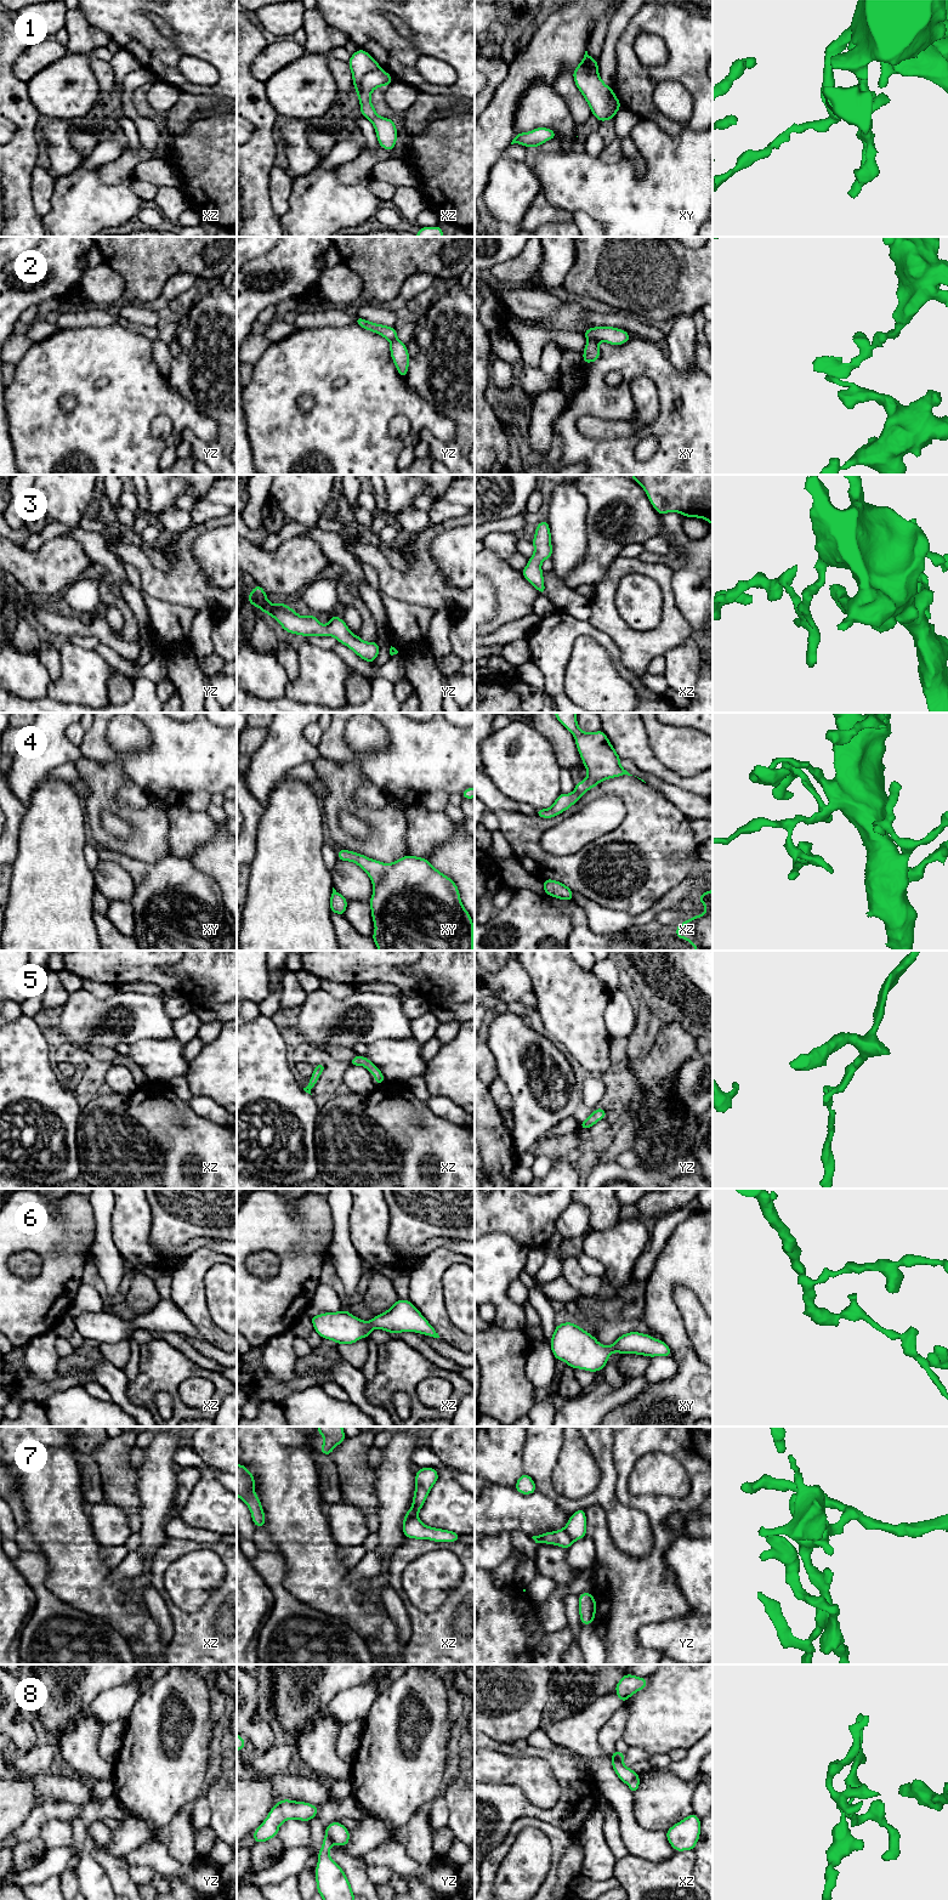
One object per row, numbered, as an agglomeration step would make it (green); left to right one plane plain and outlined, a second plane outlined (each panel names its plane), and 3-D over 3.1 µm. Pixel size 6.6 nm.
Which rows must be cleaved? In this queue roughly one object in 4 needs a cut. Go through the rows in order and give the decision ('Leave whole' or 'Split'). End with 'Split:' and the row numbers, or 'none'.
1: Split
2: Split
3: Leave whole
4: Leave whole
5: Leave whole
6: Leave whole
7: Split
8: Split
Split: 1, 2, 7, 8

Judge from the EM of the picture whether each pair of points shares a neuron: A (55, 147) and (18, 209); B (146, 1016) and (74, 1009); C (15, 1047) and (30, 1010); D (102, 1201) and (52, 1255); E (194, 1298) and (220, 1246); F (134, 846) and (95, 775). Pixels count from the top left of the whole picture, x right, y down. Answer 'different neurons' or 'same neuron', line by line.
A: different neurons
B: same neuron
C: different neurons
D: different neurons
E: different neurons
F: same neuron

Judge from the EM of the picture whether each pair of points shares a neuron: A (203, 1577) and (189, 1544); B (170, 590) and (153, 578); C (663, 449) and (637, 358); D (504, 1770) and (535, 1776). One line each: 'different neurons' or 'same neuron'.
A: different neurons
B: same neuron
C: same neuron
D: same neuron

